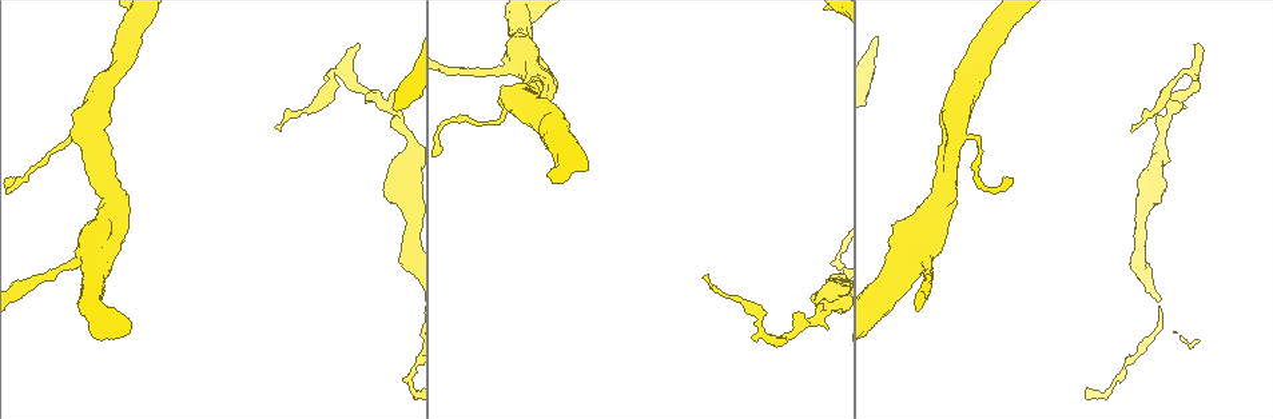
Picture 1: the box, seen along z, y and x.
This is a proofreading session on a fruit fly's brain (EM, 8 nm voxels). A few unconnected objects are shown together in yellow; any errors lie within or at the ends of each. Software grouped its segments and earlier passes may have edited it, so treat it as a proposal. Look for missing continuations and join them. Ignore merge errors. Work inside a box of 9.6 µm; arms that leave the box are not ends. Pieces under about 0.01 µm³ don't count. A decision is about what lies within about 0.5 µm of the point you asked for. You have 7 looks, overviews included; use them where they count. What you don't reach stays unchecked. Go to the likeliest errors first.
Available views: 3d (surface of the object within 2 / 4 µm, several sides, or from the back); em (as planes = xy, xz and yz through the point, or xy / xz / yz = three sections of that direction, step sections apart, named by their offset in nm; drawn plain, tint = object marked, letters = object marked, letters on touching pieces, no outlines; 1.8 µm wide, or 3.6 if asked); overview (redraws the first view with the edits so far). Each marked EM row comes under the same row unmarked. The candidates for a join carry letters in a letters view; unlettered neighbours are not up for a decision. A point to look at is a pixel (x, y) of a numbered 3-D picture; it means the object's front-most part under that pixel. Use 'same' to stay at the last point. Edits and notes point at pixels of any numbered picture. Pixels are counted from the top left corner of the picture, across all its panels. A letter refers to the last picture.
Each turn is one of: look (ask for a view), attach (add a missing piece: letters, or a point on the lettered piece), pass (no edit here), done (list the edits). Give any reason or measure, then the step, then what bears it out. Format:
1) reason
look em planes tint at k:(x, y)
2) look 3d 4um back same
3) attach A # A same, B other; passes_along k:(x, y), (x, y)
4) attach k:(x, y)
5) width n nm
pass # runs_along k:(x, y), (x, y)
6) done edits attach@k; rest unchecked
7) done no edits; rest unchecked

thin end
look em xy step 4 tint at 1:(357, 44)

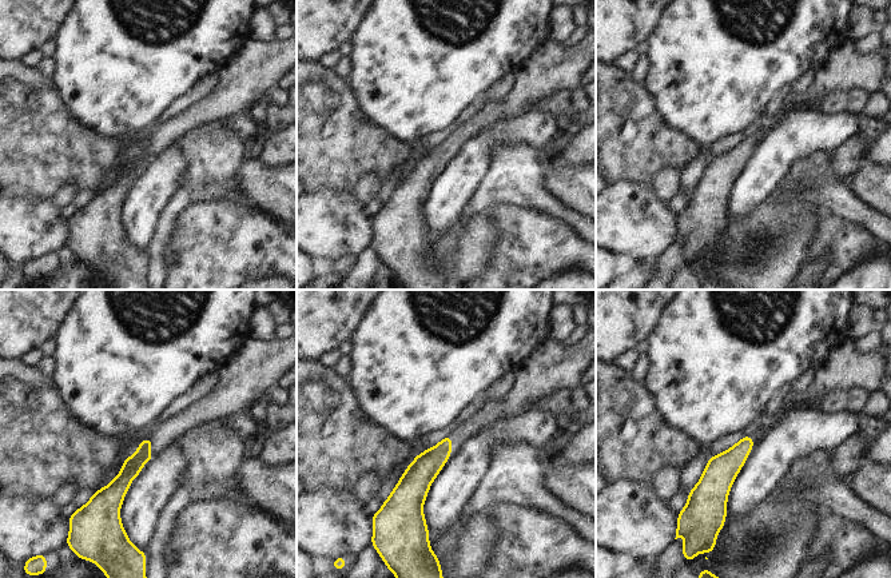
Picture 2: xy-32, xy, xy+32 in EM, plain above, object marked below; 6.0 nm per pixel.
look em planes letters same

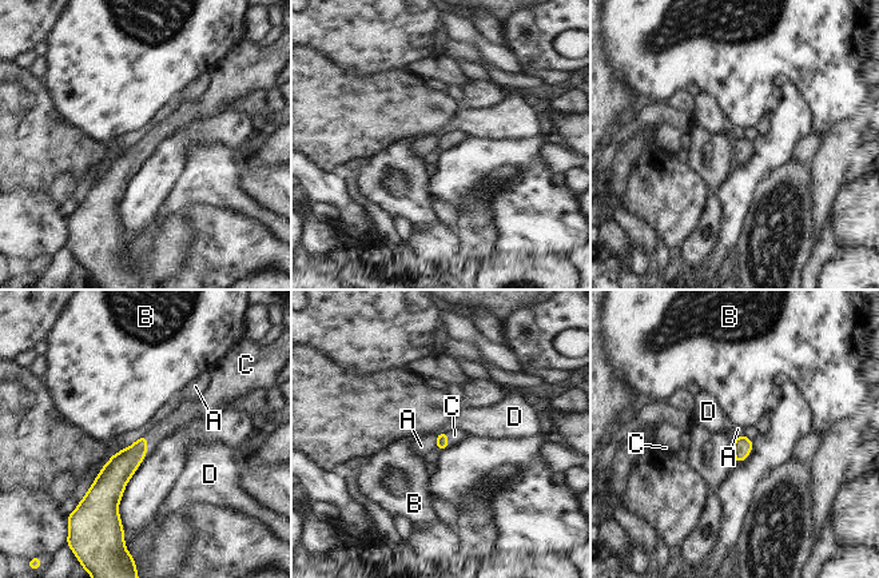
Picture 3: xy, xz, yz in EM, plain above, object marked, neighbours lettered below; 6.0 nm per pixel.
attach 3:(167, 425) # A other, B other, C same, D other; passes_along 3:(120, 467), (148, 442), (167, 425); it goes on there

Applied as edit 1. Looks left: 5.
branch stops here
look 3d 2um at 1:(988, 71)

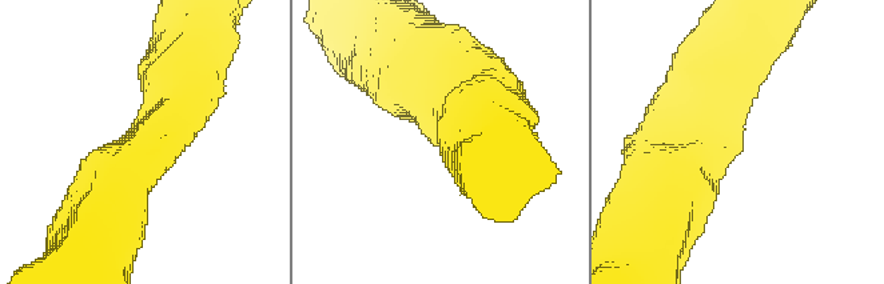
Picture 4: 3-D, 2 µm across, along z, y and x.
look em planes letters at 4:(436, 141)

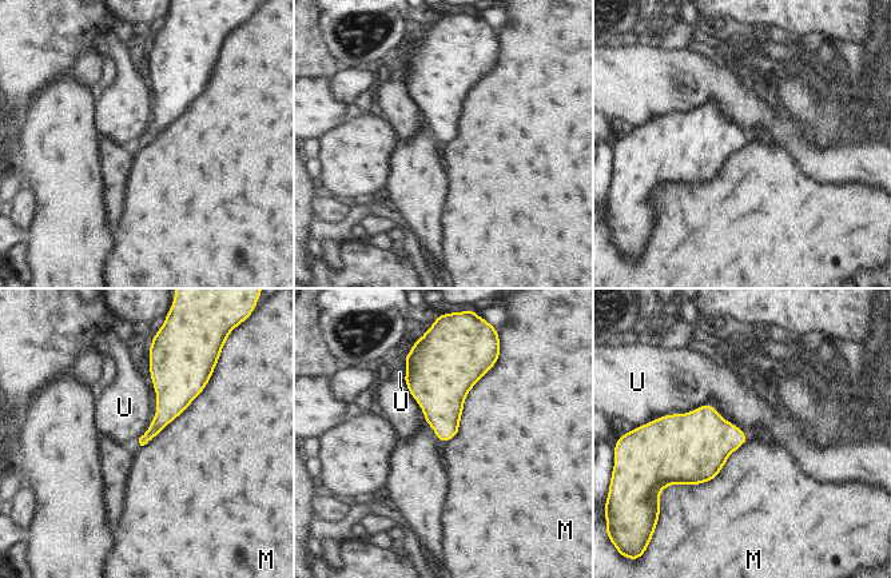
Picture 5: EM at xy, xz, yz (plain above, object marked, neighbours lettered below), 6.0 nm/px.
pass # M other, U other; border 5:(652, 419), (711, 405), (742, 430); none of them fits

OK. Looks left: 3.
sudden change in width
look em planes letters at 1:(498, 124)

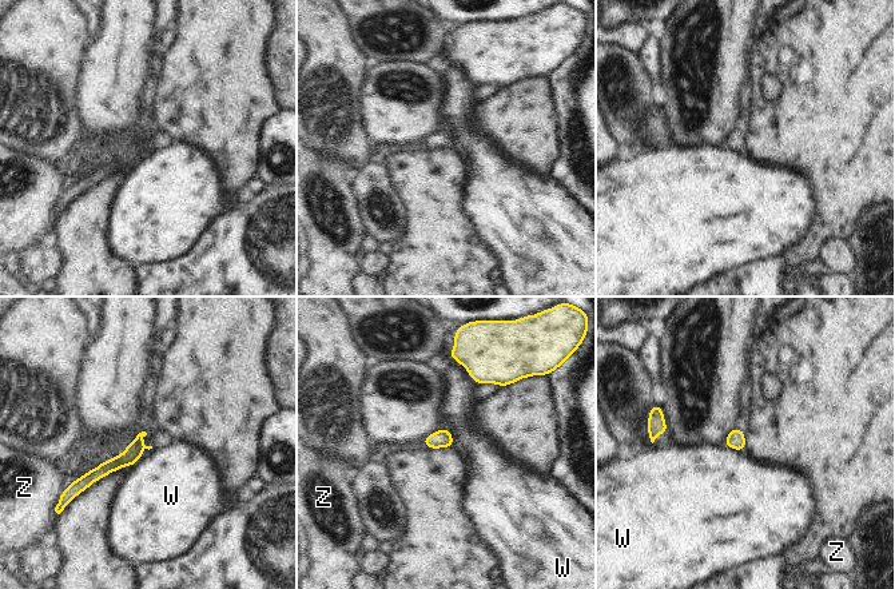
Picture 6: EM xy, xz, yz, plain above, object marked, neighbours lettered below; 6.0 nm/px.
width 110 nm
pass # W other, Z other; none of them fits

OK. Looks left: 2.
done edits attach@3; rest unchecked

